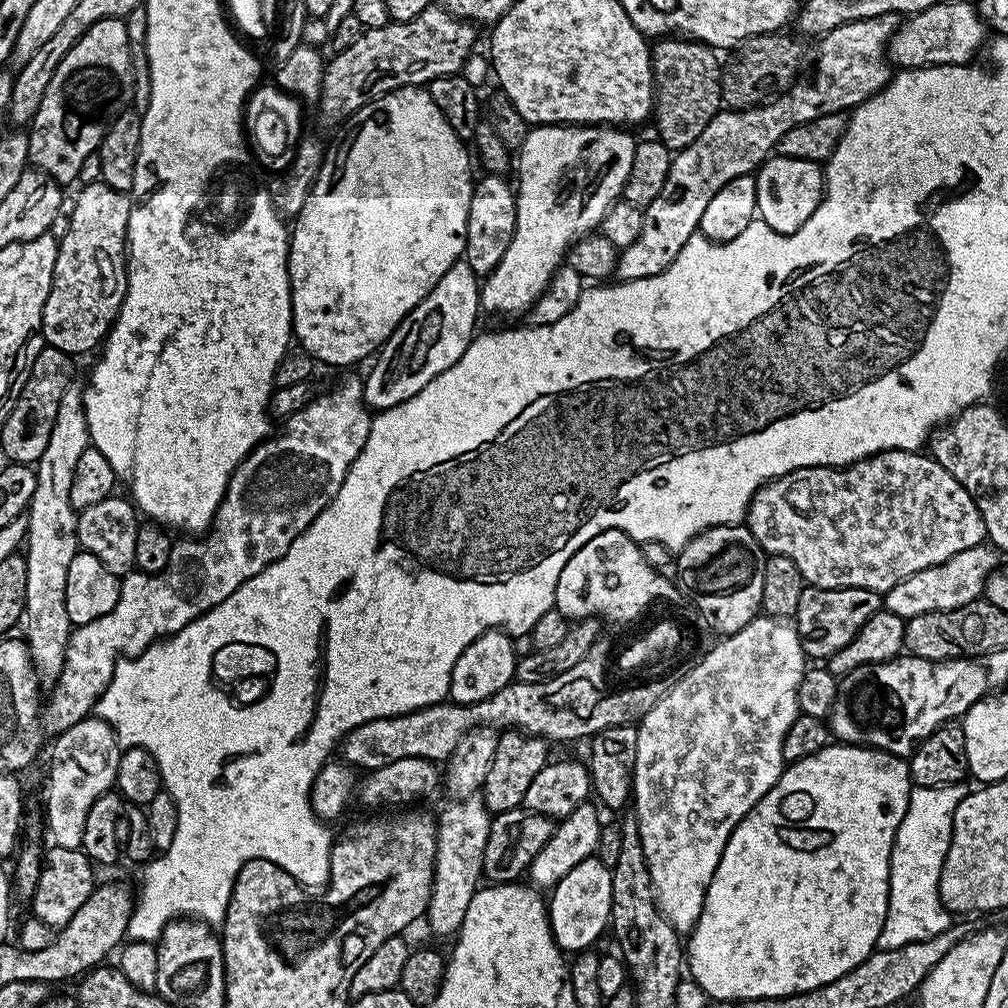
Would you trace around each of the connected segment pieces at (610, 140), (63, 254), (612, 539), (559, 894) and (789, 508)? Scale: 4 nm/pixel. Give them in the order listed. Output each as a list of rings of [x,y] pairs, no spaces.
[[[537,124],[529,127],[526,138],[521,142],[518,149],[520,155],[520,184],[516,188],[516,229],[514,238],[507,248],[506,254],[502,254],[502,262],[498,262],[496,269],[489,276],[483,277],[480,284],[480,306],[485,313],[505,312],[508,316],[516,316],[519,312],[527,313],[538,302],[542,293],[548,288],[552,275],[556,269],[565,263],[566,257],[572,251],[572,245],[586,236],[591,236],[599,229],[602,218],[610,210],[610,206],[621,199],[624,194],[624,183],[630,174],[630,162],[634,162],[634,150],[637,141],[632,140],[632,136],[620,126],[597,126],[595,124]]]
[[[103,182],[86,184],[75,193],[74,218],[70,218],[70,230],[58,240],[58,258],[54,262],[52,289],[46,298],[40,331],[49,348],[57,348],[69,356],[79,357],[79,352],[99,349],[126,294],[128,285],[128,219],[132,209],[131,199],[125,193],[106,186]]]
[[[617,528],[606,530],[590,538],[590,542],[586,542],[586,546],[575,552],[566,566],[562,566],[554,606],[572,622],[603,618],[616,624],[628,624],[638,619],[647,610],[648,604],[655,600],[681,599],[681,589],[664,576],[667,575],[663,571],[648,565],[637,541]]]
[[[596,854],[588,856],[566,878],[551,889],[546,900],[548,917],[554,934],[554,942],[565,954],[575,954],[593,947],[592,944],[609,927],[612,915],[612,870],[599,860]]]
[[[891,448],[889,452],[867,456],[865,460],[847,464],[844,468],[799,468],[790,474],[768,481],[763,488],[756,491],[754,498],[748,504],[746,527],[750,530],[750,534],[754,534],[754,538],[758,538],[765,553],[790,558],[790,562],[794,562],[794,566],[802,570],[805,585],[813,588],[865,588],[881,594],[888,592],[898,582],[902,582],[902,578],[910,578],[910,574],[918,574],[918,570],[938,566],[954,558],[954,554],[962,550],[970,550],[985,543],[986,540],[982,514],[978,510],[976,500],[962,486],[962,482],[954,479],[938,461],[932,459],[931,455],[921,454],[919,451],[903,452],[900,448]]]

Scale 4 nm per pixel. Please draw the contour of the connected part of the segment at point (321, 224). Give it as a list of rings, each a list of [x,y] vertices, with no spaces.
[[[397,86],[382,96],[369,99],[357,112],[352,113],[347,123],[343,125],[342,131],[344,133],[341,134],[340,141],[333,148],[329,147],[325,151],[320,172],[316,175],[316,180],[310,190],[310,198],[306,198],[306,206],[302,206],[302,210],[294,218],[294,227],[291,229],[288,242],[288,277],[290,278],[290,286],[292,287],[292,331],[298,343],[311,354],[313,360],[319,362],[321,365],[356,364],[359,360],[366,359],[372,351],[373,355],[377,350],[383,348],[384,343],[392,337],[397,326],[410,314],[410,310],[414,310],[418,306],[418,302],[422,302],[422,298],[426,298],[426,294],[430,294],[430,290],[434,290],[438,278],[442,278],[442,274],[446,274],[446,270],[450,270],[450,266],[454,266],[456,261],[463,257],[464,247],[466,246],[466,222],[470,214],[470,198],[472,197],[472,185],[474,183],[474,175],[472,176],[473,157],[470,155],[470,152],[470,157],[468,157],[468,152],[464,149],[467,148],[465,141],[460,140],[458,134],[454,134],[454,130],[450,130],[450,122],[446,122],[446,118],[442,118],[442,110],[438,110],[434,98],[430,98],[427,87]]]

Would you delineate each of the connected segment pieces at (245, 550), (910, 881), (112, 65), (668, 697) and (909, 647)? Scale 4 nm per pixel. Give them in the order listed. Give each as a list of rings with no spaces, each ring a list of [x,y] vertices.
[[[359,375],[357,377],[352,376],[349,380],[334,385],[329,392],[321,391],[318,397],[305,406],[301,412],[294,413],[293,416],[285,419],[282,424],[284,432],[278,433],[277,436],[276,433],[269,435],[268,439],[260,441],[255,450],[234,470],[224,500],[220,504],[220,509],[216,512],[216,517],[212,520],[212,527],[207,532],[199,538],[177,539],[170,550],[170,562],[166,562],[166,570],[162,570],[158,574],[146,574],[135,570],[129,572],[127,576],[120,580],[120,597],[114,606],[114,610],[110,610],[110,614],[102,614],[102,618],[94,618],[94,622],[86,622],[73,627],[72,634],[68,637],[65,666],[59,678],[55,680],[54,687],[51,689],[53,691],[52,701],[48,704],[48,712],[52,715],[53,733],[59,734],[66,731],[67,728],[77,724],[95,709],[96,703],[100,700],[100,695],[104,693],[106,686],[112,680],[112,672],[116,669],[116,663],[119,660],[141,656],[156,641],[169,639],[178,630],[182,630],[187,624],[198,619],[199,616],[205,616],[207,612],[214,610],[214,606],[218,606],[218,602],[226,602],[226,598],[230,598],[230,594],[234,594],[234,590],[238,590],[238,586],[242,586],[242,582],[250,582],[250,578],[254,578],[254,574],[258,574],[263,568],[270,566],[278,558],[282,558],[282,554],[286,554],[286,550],[290,550],[290,542],[294,542],[294,538],[298,538],[298,534],[306,531],[310,526],[310,522],[314,522],[314,518],[318,518],[318,514],[322,514],[322,510],[326,510],[328,504],[338,494],[338,490],[342,486],[354,458],[358,458],[362,446],[366,446],[366,438],[372,429],[372,417],[373,413],[369,411],[364,402],[363,379]]]
[[[961,782],[937,788],[913,787],[906,818],[902,818],[902,826],[898,826],[890,854],[888,909],[882,934],[878,934],[877,949],[898,950],[934,938],[934,934],[942,934],[942,930],[948,928],[950,913],[940,900],[940,879],[946,850],[950,850],[954,810],[958,810],[958,802],[962,802],[970,791],[966,785]]]
[[[106,18],[105,20],[94,22],[94,26],[90,26],[86,30],[86,34],[82,34],[82,38],[78,38],[78,42],[66,54],[66,58],[62,58],[62,62],[58,62],[58,70],[54,70],[54,74],[50,78],[50,86],[46,86],[46,94],[42,94],[42,106],[38,106],[38,114],[34,114],[32,123],[27,129],[29,165],[37,172],[45,172],[47,176],[54,178],[56,183],[61,186],[67,186],[71,180],[73,182],[79,181],[82,162],[86,162],[86,158],[97,155],[104,133],[108,131],[109,124],[131,105],[133,94],[134,74],[132,73],[132,63],[130,62],[130,42],[126,38],[126,26],[123,19]]]
[[[757,615],[733,636],[713,643],[697,659],[690,674],[669,688],[636,728],[638,754],[631,795],[634,804],[636,800],[634,815],[640,823],[642,850],[646,850],[656,905],[681,934],[691,933],[702,914],[708,887],[730,834],[784,773],[782,742],[786,730],[801,715],[800,683],[805,671],[806,657],[795,627],[775,616]]]
[[[986,598],[975,600],[966,606],[958,606],[949,612],[918,614],[904,621],[904,652],[909,656],[927,660],[962,660],[989,656],[994,650],[1002,650],[1006,647],[1004,620],[1006,620],[1006,613],[998,606],[991,604]]]

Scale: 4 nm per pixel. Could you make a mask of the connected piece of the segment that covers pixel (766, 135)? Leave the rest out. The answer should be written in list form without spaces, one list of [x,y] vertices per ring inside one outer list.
[[[894,12],[878,14],[878,18],[846,22],[819,37],[816,77],[813,78],[812,84],[797,82],[789,91],[775,97],[769,103],[757,104],[755,108],[721,110],[714,118],[710,118],[706,130],[702,130],[702,134],[698,134],[698,138],[694,138],[690,146],[679,149],[673,155],[670,174],[666,174],[666,183],[662,185],[662,194],[658,194],[658,198],[654,198],[654,202],[650,202],[644,209],[642,234],[638,234],[638,239],[630,246],[619,249],[615,279],[623,282],[638,278],[654,278],[662,274],[662,270],[666,270],[670,262],[674,262],[678,254],[682,254],[682,246],[686,246],[686,242],[690,242],[692,235],[699,229],[702,213],[710,203],[710,198],[714,198],[714,194],[718,194],[722,186],[734,182],[734,178],[753,175],[760,165],[773,155],[776,143],[780,141],[782,134],[786,134],[786,130],[794,130],[794,126],[802,126],[802,122],[810,122],[810,118],[822,118],[822,114],[847,113],[881,92],[894,75],[894,68],[888,56],[888,44],[901,23],[901,17]]]

